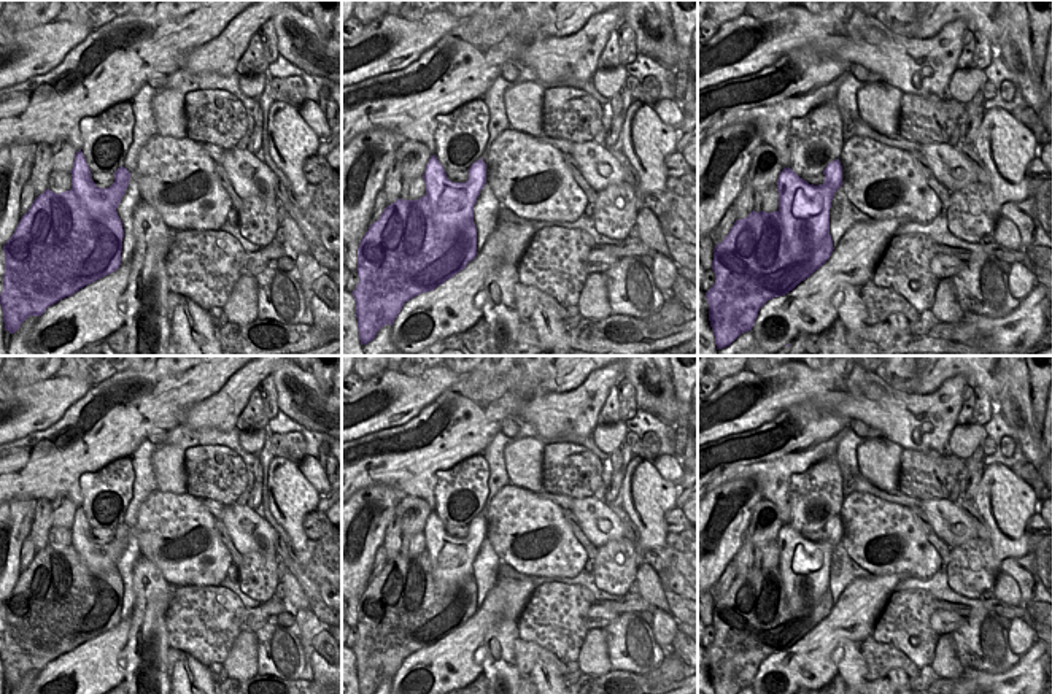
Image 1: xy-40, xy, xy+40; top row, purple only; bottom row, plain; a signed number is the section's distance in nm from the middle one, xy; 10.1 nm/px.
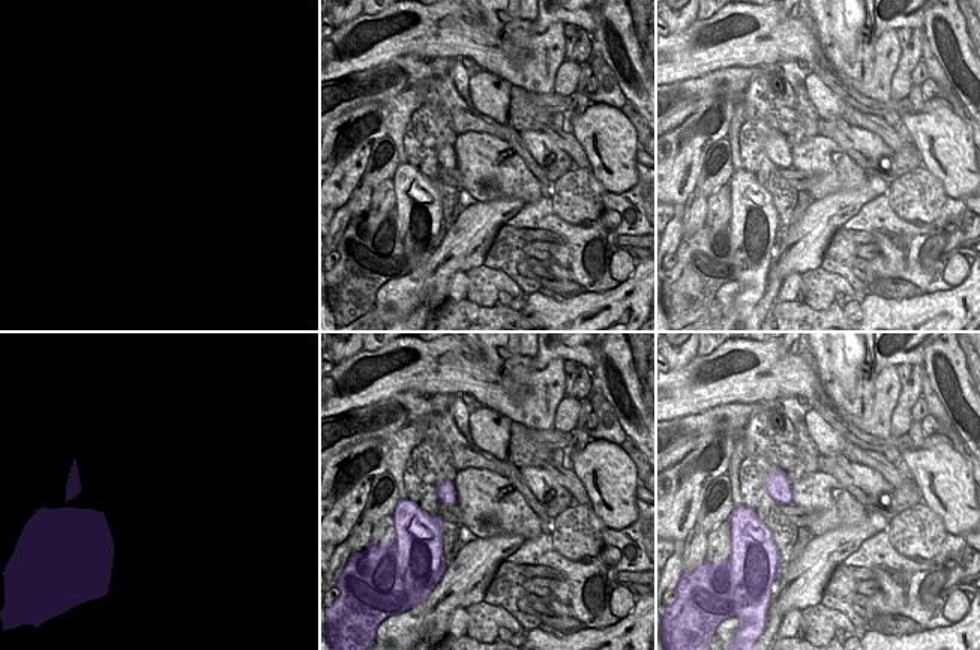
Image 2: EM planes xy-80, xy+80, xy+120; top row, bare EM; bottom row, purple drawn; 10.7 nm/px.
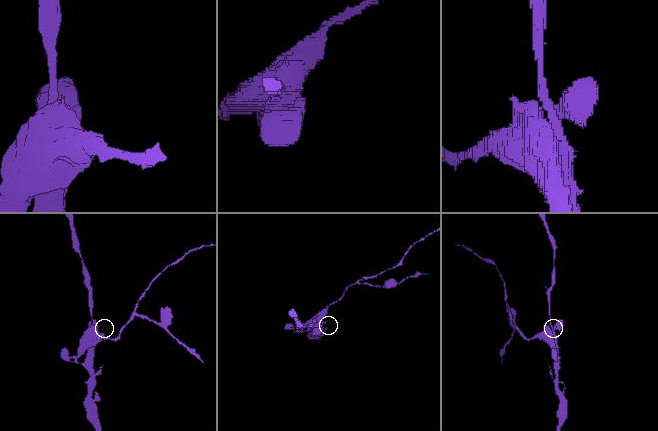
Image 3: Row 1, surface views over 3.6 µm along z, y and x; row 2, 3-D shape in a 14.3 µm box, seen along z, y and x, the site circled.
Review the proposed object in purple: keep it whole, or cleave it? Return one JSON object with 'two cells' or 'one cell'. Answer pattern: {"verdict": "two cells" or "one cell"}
{"verdict": "two cells"}

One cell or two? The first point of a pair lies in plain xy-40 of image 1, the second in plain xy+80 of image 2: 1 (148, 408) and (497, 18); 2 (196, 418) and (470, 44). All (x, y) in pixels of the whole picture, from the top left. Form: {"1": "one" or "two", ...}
{"1": "two", "2": "one"}

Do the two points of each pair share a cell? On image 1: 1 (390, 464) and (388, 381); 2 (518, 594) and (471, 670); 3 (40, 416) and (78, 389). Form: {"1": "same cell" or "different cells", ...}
{"1": "different cells", "2": "same cell", "3": "same cell"}

